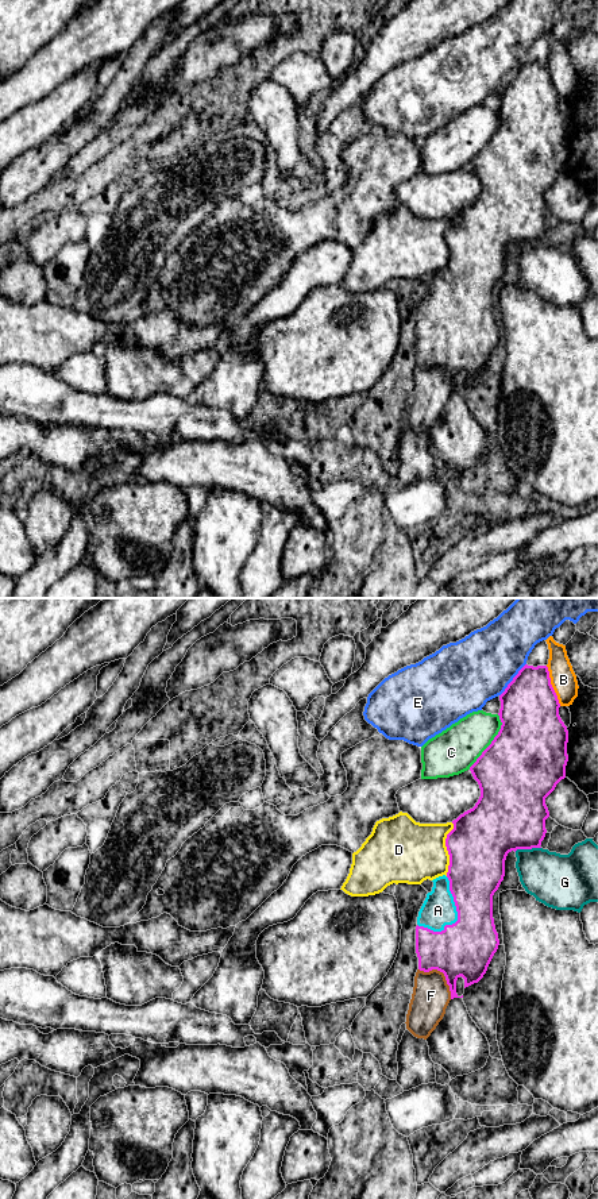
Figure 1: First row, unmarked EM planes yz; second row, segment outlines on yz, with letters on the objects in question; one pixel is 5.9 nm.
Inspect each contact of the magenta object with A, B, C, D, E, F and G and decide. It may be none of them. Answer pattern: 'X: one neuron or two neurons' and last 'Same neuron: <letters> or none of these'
A: one neuron
B: two neurons
C: two neurons
D: two neurons
E: two neurons
F: two neurons
G: two neurons
Same neuron: A

